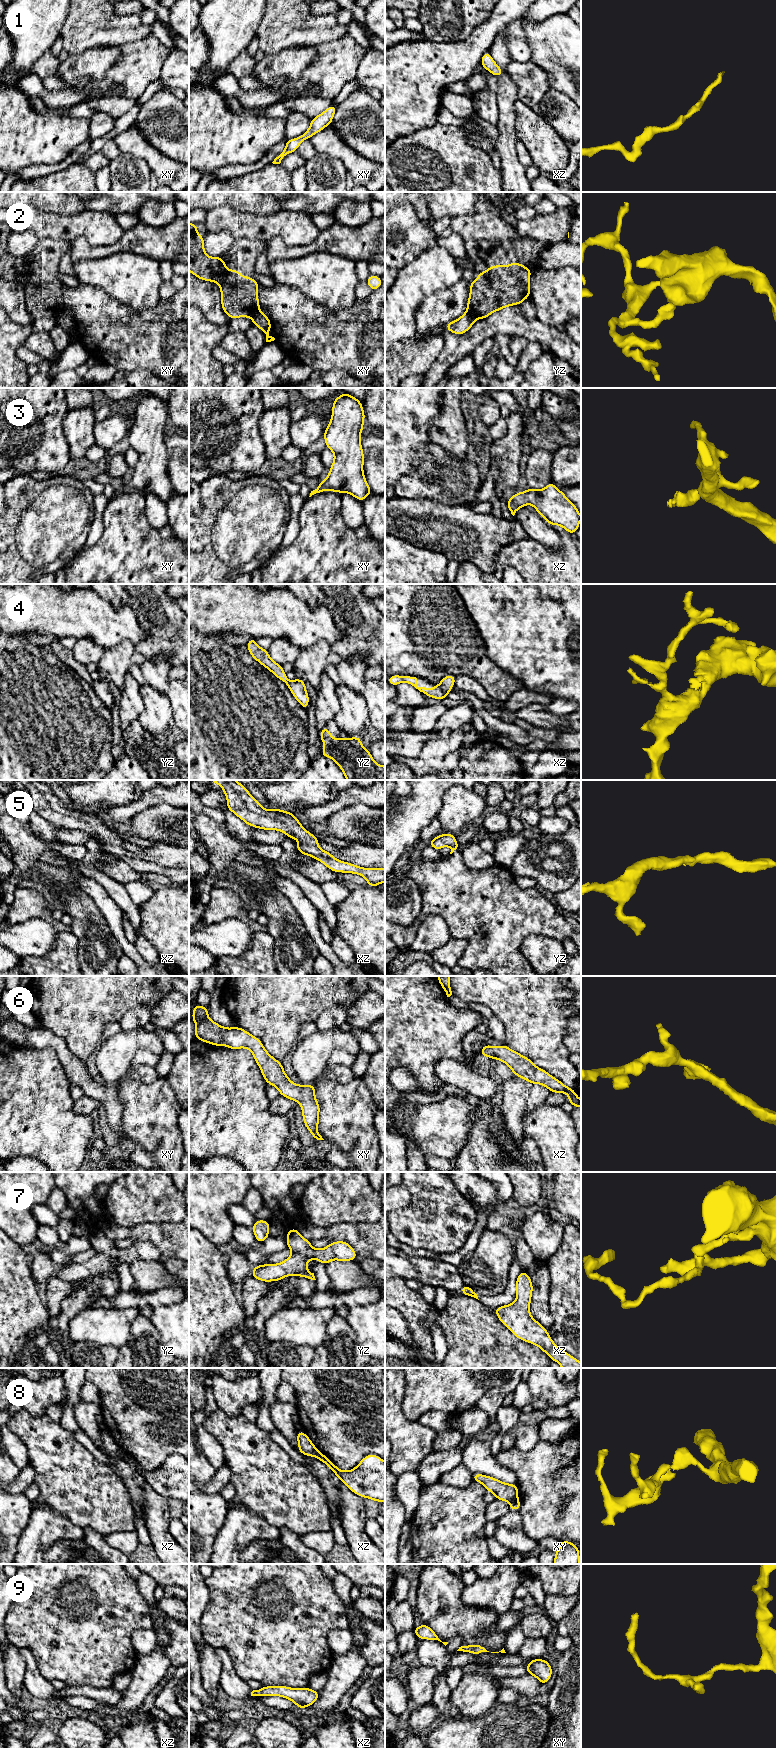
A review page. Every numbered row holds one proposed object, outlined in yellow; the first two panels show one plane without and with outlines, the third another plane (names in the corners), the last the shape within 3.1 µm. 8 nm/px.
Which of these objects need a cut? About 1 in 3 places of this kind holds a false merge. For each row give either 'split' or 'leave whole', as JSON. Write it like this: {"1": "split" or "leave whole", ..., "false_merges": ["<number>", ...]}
{"1": "leave whole", "2": "split", "3": "leave whole", "4": "leave whole", "5": "leave whole", "6": "leave whole", "7": "leave whole", "8": "split", "9": "leave whole", "false_merges": ["2", "8"]}

